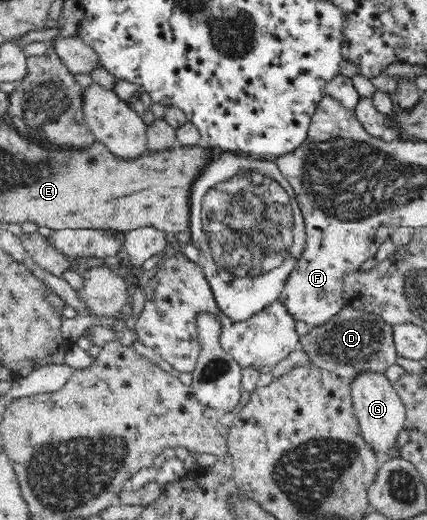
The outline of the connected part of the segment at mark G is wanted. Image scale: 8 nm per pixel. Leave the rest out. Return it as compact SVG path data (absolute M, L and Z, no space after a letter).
M363 373L350 382L350 393L359 432L365 443L381 461L397 457L399 449L397 435L404 428L406 409L392 383L384 373Z

